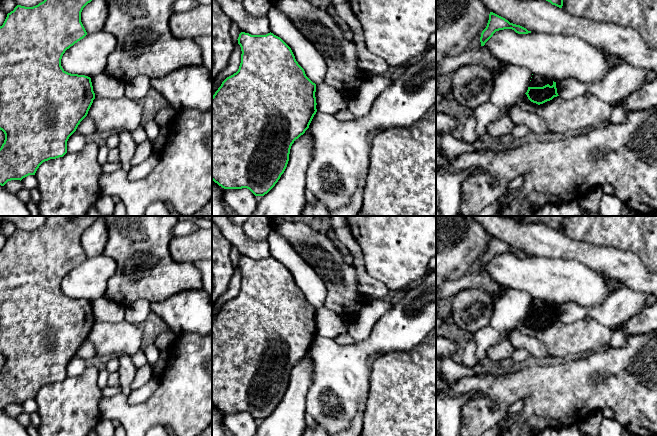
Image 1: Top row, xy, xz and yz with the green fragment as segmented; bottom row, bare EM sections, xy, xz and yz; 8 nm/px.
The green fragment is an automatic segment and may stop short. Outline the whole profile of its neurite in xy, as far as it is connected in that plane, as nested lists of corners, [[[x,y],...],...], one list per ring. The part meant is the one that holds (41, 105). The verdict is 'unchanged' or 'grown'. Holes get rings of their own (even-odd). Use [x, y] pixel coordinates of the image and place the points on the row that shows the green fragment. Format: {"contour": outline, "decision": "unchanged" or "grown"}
{"contour": [[[44,0],[33,7],[17,5],[7,14],[0,26],[0,130],[5,134],[5,140],[0,148],[0,185],[4,186],[11,180],[22,180],[29,175],[35,175],[39,166],[50,159],[63,157],[67,153],[67,141],[76,131],[80,122],[87,116],[95,99],[91,78],[85,75],[71,74],[61,66],[61,59],[67,49],[83,39],[87,32],[81,22],[83,8],[92,0]]], "decision": "unchanged"}

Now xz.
{"contour": [[[241,32],[237,40],[242,51],[239,69],[236,73],[227,77],[212,96],[212,180],[224,189],[247,188],[255,196],[264,196],[275,186],[284,173],[289,161],[292,144],[309,128],[317,112],[315,97],[316,84],[306,76],[304,69],[296,61],[291,48],[280,37],[273,33],[251,35]]], "decision": "unchanged"}

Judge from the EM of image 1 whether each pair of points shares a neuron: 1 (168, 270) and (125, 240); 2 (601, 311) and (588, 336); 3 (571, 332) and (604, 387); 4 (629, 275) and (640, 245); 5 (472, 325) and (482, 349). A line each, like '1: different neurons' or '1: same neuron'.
1: same neuron
2: different neurons
3: different neurons
4: different neurons
5: different neurons

